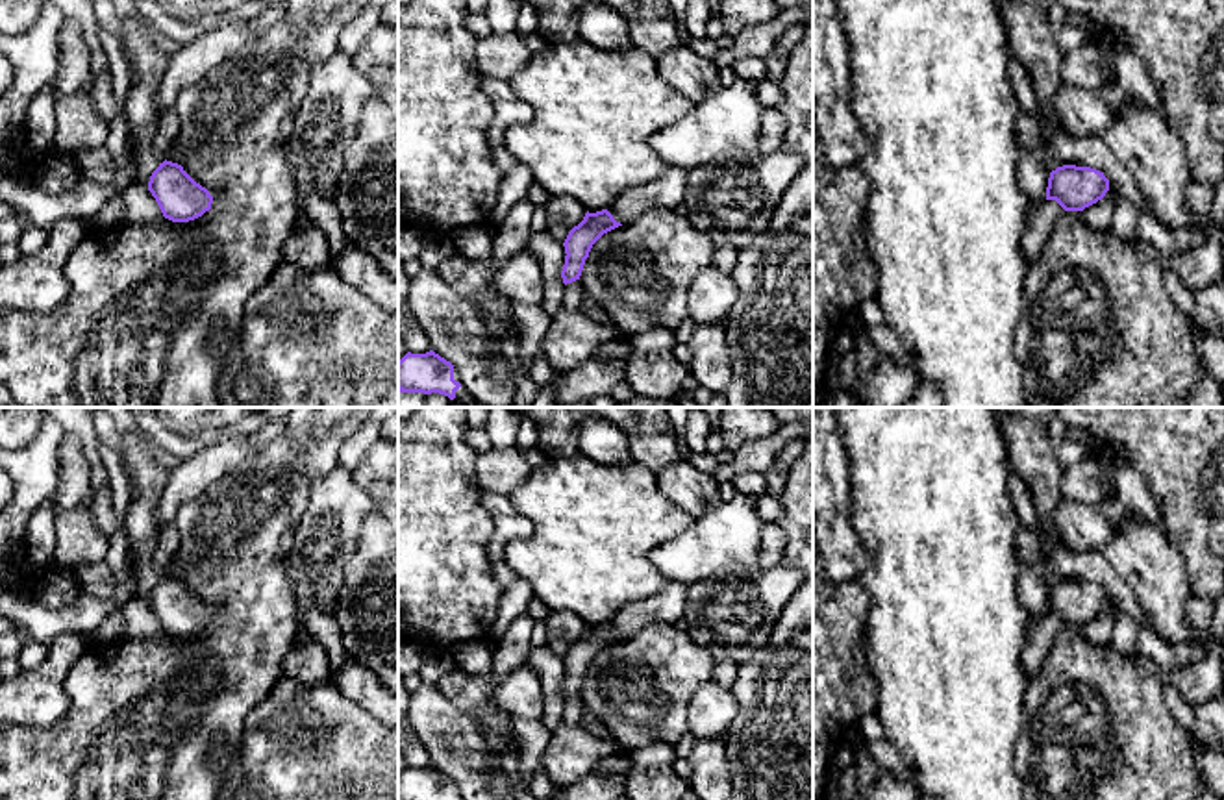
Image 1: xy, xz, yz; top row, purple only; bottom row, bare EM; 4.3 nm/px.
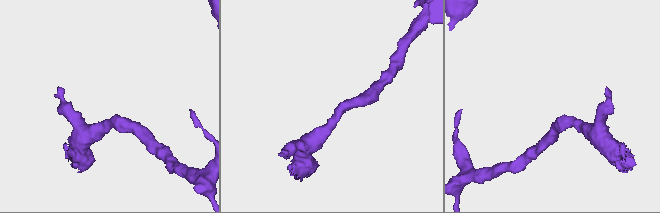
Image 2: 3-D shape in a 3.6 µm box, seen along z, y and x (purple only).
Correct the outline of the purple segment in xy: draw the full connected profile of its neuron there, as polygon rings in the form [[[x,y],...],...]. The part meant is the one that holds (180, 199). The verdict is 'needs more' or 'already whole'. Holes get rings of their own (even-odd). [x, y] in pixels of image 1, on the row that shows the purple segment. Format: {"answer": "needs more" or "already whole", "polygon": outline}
{"answer": "already whole", "polygon": [[[163,161],[152,172],[148,191],[156,198],[165,219],[189,222],[211,209],[213,196],[196,183],[181,165]]]}

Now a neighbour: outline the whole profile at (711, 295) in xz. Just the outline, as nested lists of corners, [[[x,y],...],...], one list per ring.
[[[706,267],[691,281],[687,294],[689,319],[696,324],[722,322],[735,300],[737,285],[731,274]]]

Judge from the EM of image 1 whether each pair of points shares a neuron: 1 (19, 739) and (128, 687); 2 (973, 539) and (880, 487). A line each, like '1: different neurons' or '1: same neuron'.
1: same neuron
2: same neuron

